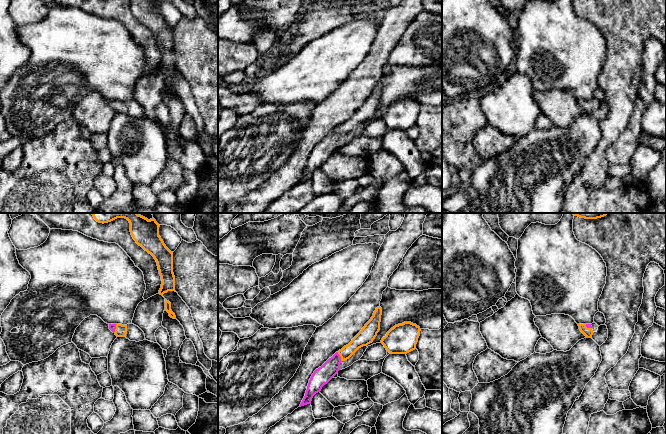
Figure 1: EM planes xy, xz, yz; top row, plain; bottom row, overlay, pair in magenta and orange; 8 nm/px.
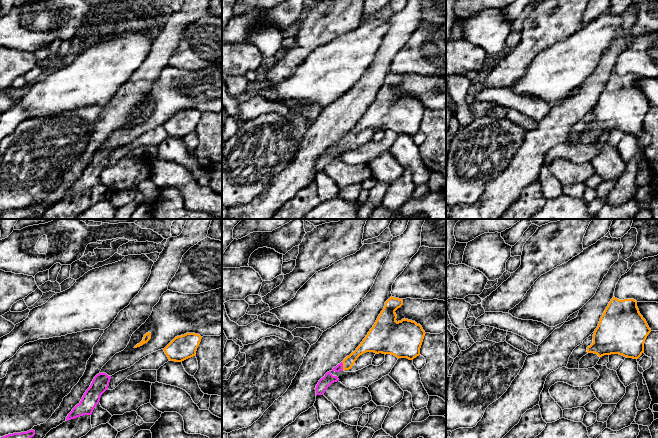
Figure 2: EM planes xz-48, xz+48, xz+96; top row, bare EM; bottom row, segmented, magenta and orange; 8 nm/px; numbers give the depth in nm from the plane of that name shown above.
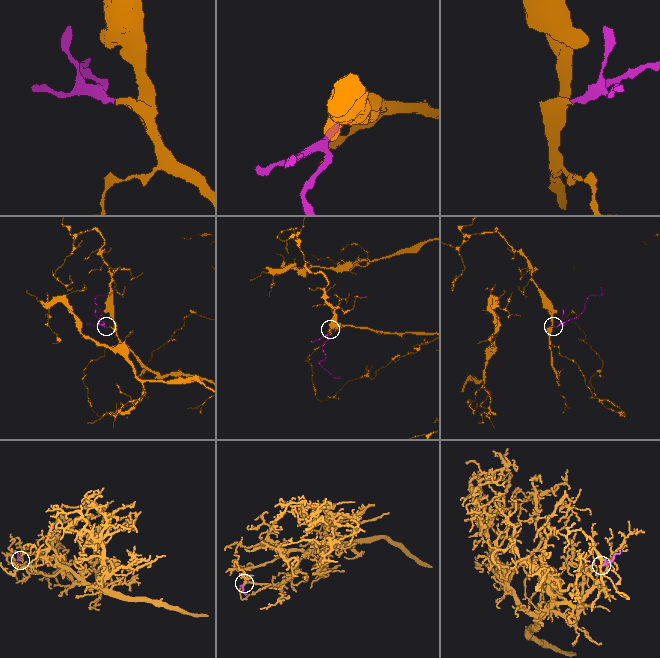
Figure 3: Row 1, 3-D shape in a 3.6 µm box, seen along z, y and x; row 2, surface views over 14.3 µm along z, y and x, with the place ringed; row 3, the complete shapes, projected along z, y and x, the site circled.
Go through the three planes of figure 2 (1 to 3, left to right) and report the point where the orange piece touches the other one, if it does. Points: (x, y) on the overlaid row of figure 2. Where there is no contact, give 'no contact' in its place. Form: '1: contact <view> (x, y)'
1: no contact
2: contact xz+48 (342, 366)
3: no contact

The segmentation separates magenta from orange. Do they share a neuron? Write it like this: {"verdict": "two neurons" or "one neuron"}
{"verdict": "one neuron"}

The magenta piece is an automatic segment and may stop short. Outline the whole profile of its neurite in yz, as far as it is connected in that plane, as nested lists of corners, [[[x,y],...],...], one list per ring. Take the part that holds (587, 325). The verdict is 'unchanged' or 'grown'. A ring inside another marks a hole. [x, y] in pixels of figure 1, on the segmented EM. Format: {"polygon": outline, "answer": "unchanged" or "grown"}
{"polygon": [[[578,324],[580,331],[586,336],[586,338],[591,338],[593,335],[593,330],[591,324]]], "answer": "grown"}

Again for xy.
{"polygon": [[[109,324],[109,329],[117,336],[117,337],[125,337],[127,333],[127,325],[122,324]]], "answer": "grown"}

